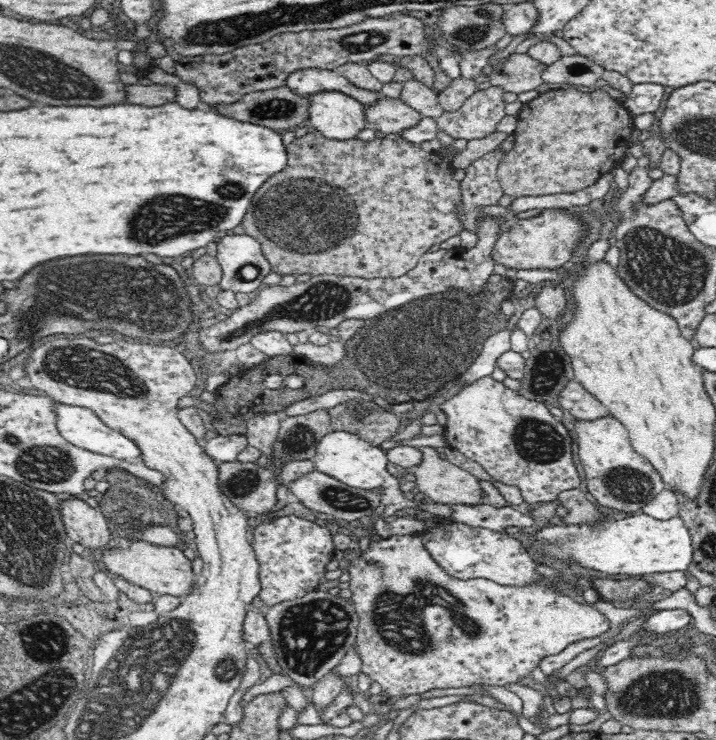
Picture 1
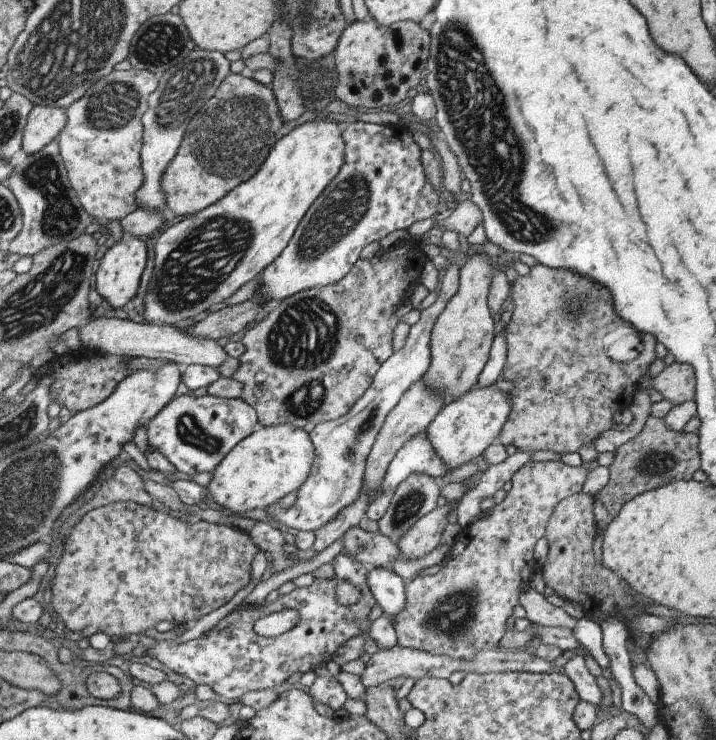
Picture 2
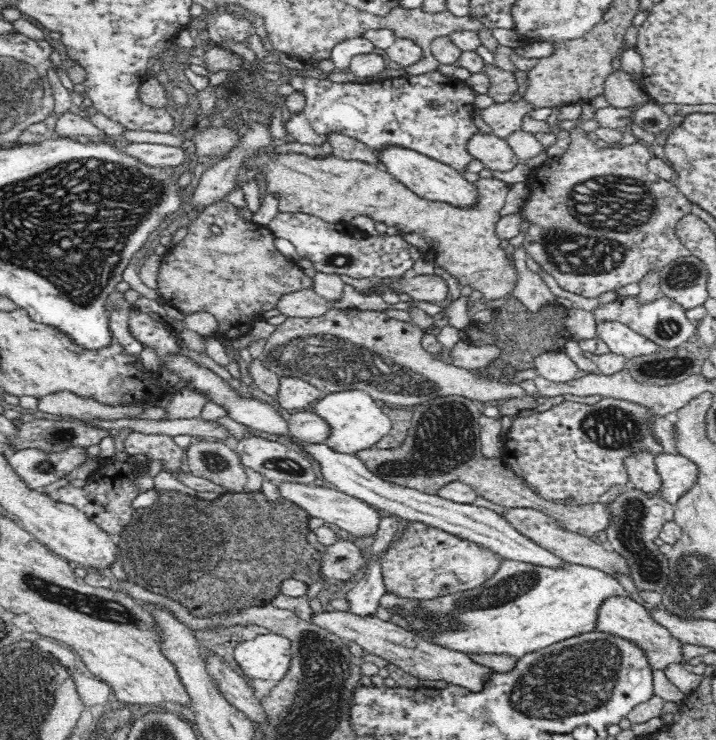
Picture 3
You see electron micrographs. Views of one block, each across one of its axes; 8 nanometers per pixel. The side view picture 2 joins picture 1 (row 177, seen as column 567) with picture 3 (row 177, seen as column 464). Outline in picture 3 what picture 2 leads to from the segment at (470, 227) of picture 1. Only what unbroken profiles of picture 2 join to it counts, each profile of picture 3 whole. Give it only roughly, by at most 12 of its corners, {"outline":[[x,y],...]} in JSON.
{"outline":[[577,123],[530,170],[523,248],[586,298],[691,254],[693,204]]}

